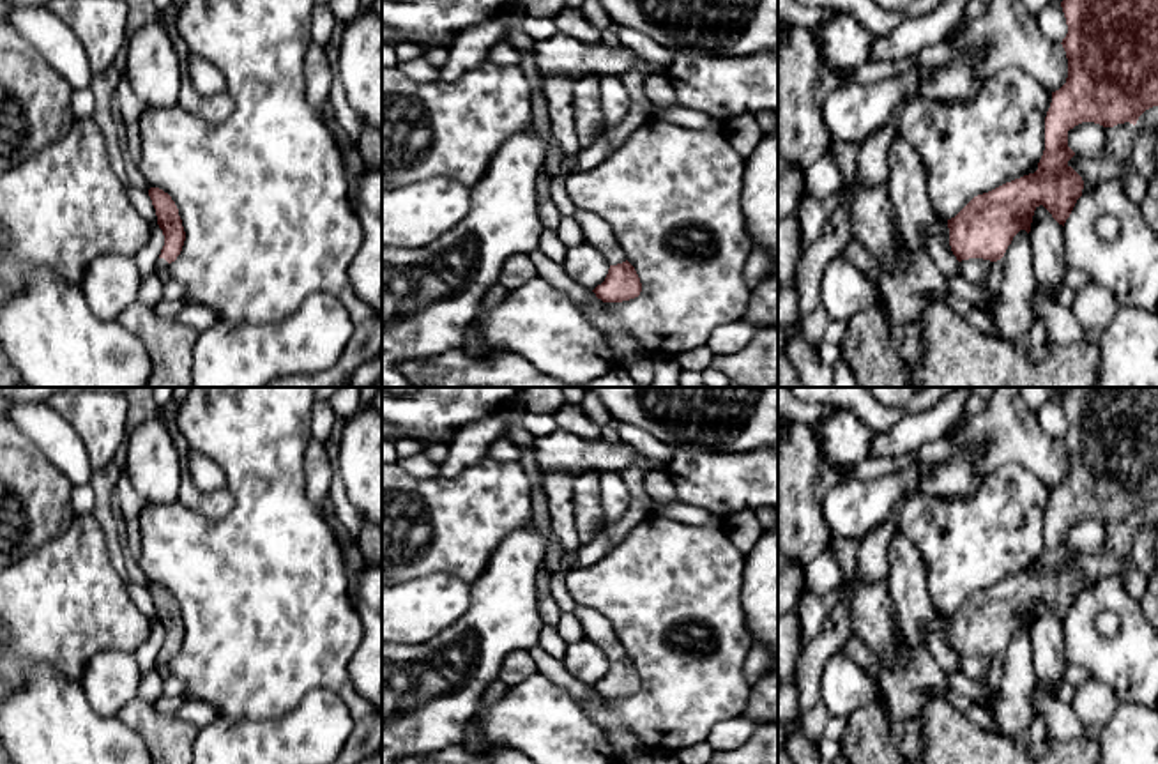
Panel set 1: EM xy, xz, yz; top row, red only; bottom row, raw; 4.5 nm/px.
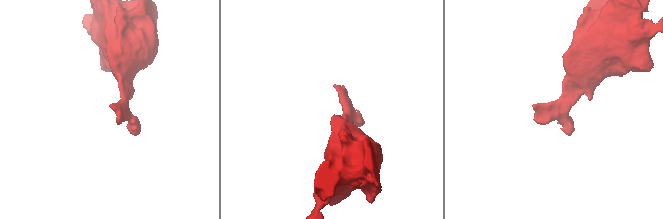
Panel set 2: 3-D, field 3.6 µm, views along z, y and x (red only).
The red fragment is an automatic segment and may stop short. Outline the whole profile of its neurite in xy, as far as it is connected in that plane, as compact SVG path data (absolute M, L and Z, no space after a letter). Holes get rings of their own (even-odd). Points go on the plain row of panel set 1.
M150 584L149 592L156 605L157 621L164 631L164 642L157 654L156 667L168 667L170 660L175 658L182 647L186 628L179 612L179 605L168 589L159 584Z

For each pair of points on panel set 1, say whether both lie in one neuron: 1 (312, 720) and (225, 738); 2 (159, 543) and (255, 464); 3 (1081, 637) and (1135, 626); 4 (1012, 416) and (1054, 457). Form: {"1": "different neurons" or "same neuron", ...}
{"1": "same neuron", "2": "same neuron", "3": "same neuron", "4": "same neuron"}

